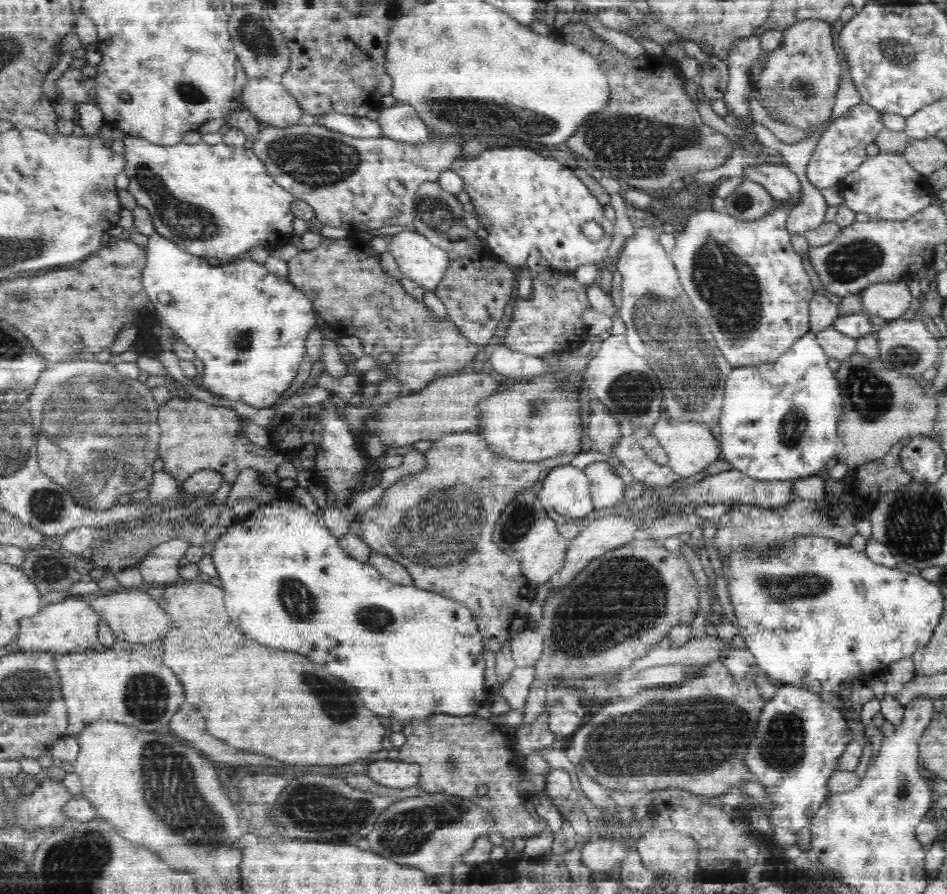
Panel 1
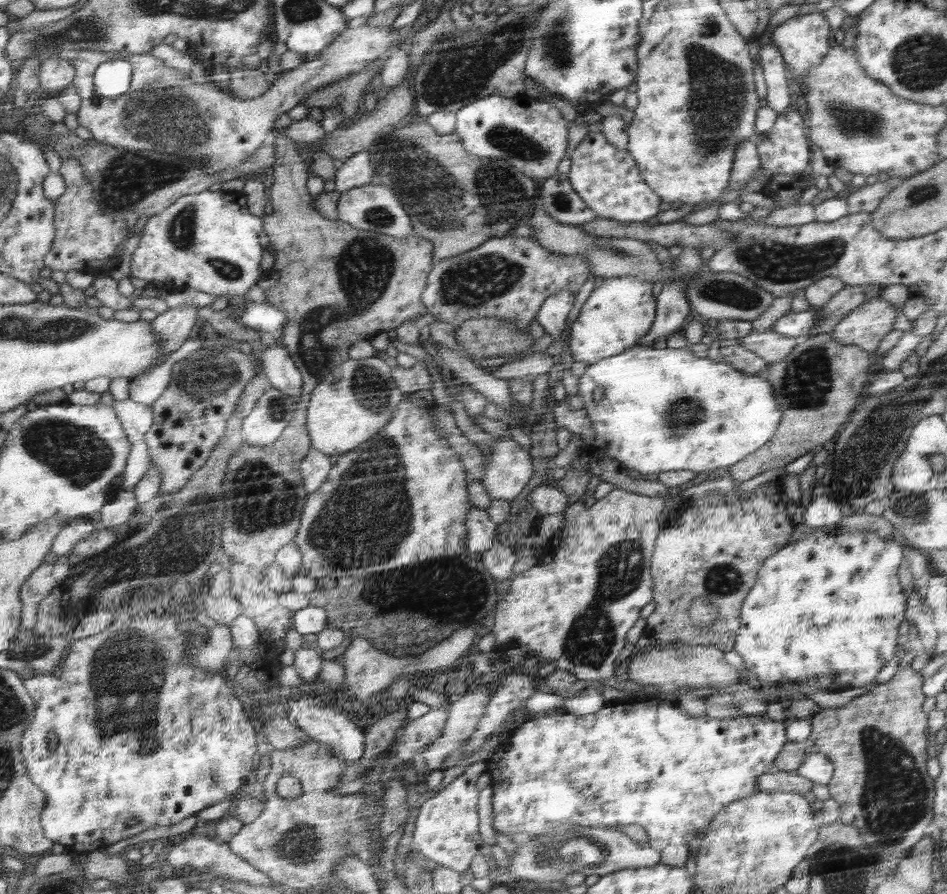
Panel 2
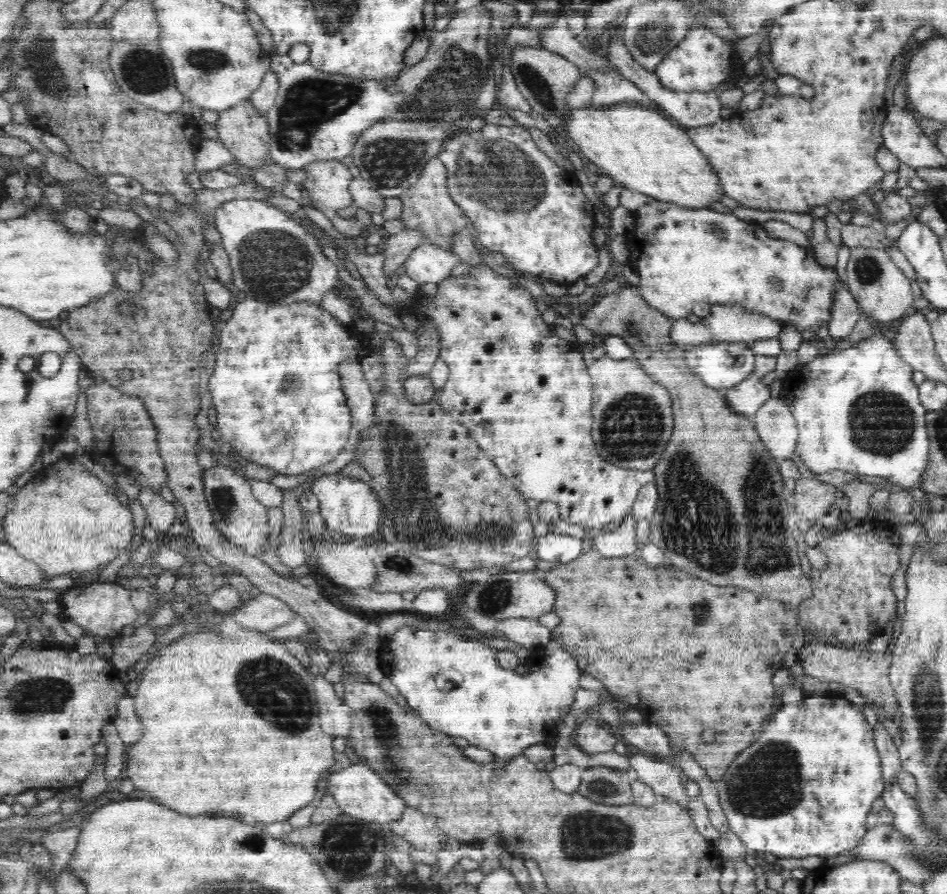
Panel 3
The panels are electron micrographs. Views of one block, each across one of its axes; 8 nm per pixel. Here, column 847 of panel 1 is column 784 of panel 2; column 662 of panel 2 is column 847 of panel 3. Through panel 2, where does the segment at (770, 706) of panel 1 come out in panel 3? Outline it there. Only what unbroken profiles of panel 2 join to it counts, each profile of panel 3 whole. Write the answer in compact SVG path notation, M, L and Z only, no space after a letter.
M816 692L807 695L801 701L783 703L776 713L770 714L770 718L762 725L762 734L746 747L731 762L722 780L717 781L716 787L719 791L719 802L727 818L730 831L736 834L746 847L747 852L772 852L782 858L794 857L802 858L805 856L836 856L844 850L850 850L860 844L862 838L869 832L866 828L866 816L872 810L872 803L876 798L882 796L885 782L882 776L882 765L879 752L877 751L873 727L868 724L864 713L861 713L859 706L852 705L843 696L833 692Z

